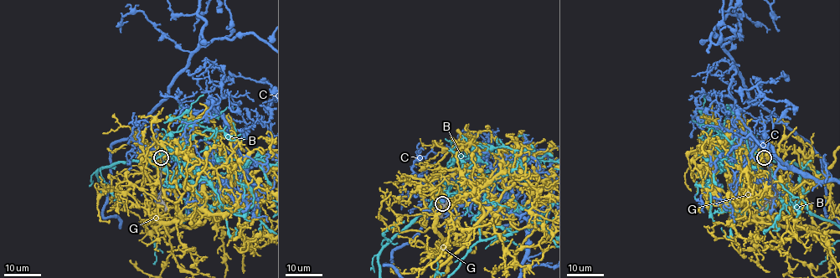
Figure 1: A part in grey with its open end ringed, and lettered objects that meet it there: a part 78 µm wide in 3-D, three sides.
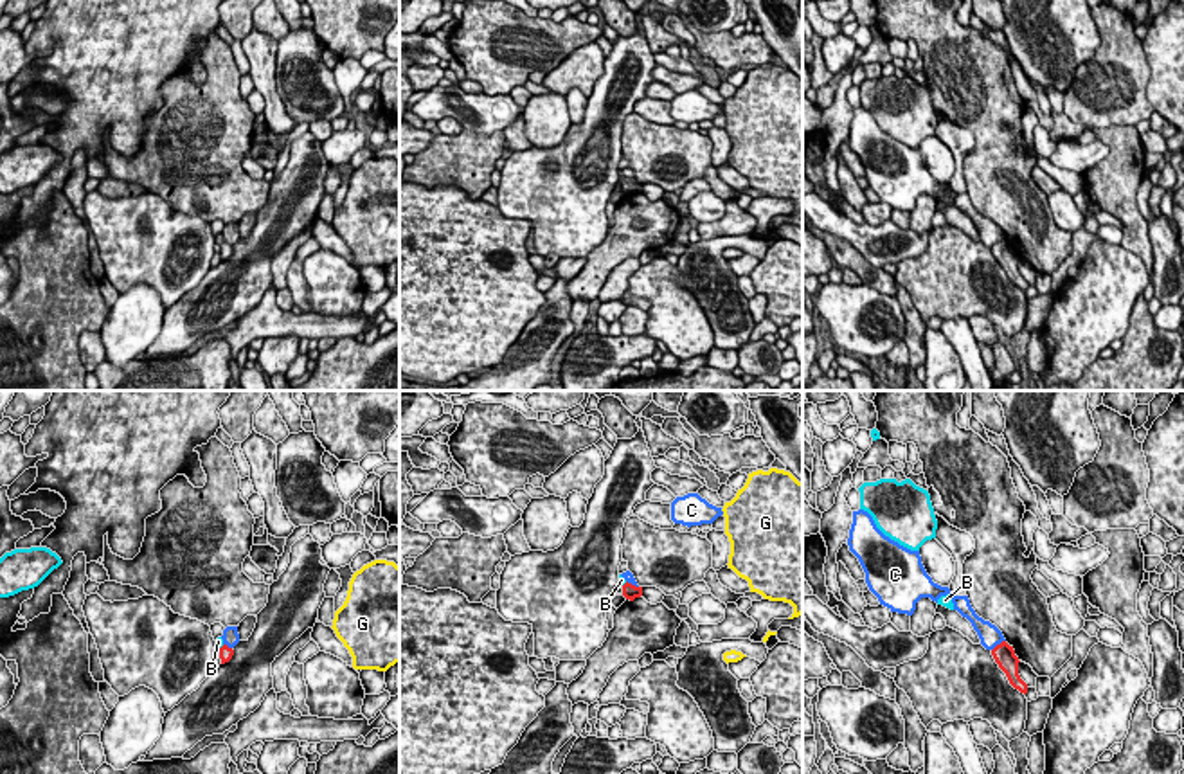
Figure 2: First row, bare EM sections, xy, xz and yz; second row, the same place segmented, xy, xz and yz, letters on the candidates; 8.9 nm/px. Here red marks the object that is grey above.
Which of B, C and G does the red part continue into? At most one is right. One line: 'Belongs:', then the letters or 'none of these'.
Belongs: B

